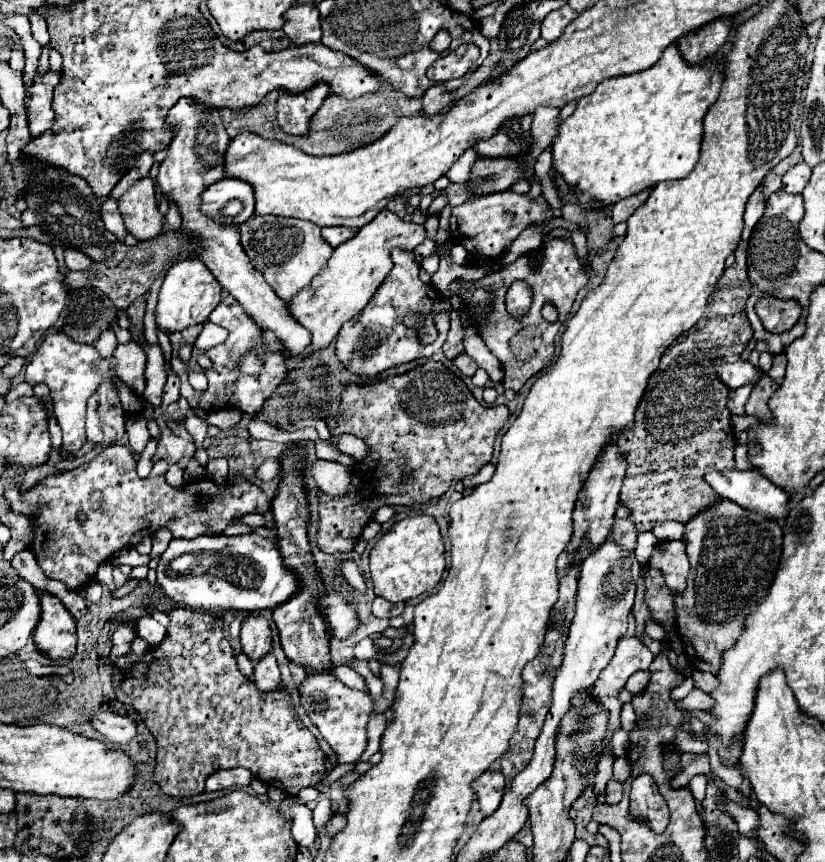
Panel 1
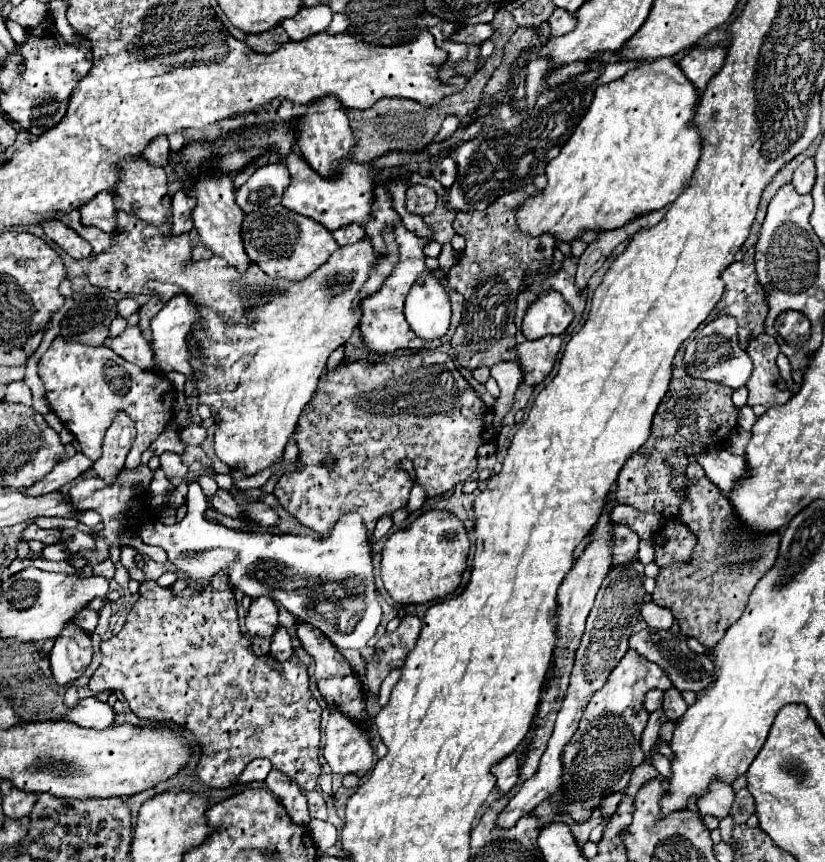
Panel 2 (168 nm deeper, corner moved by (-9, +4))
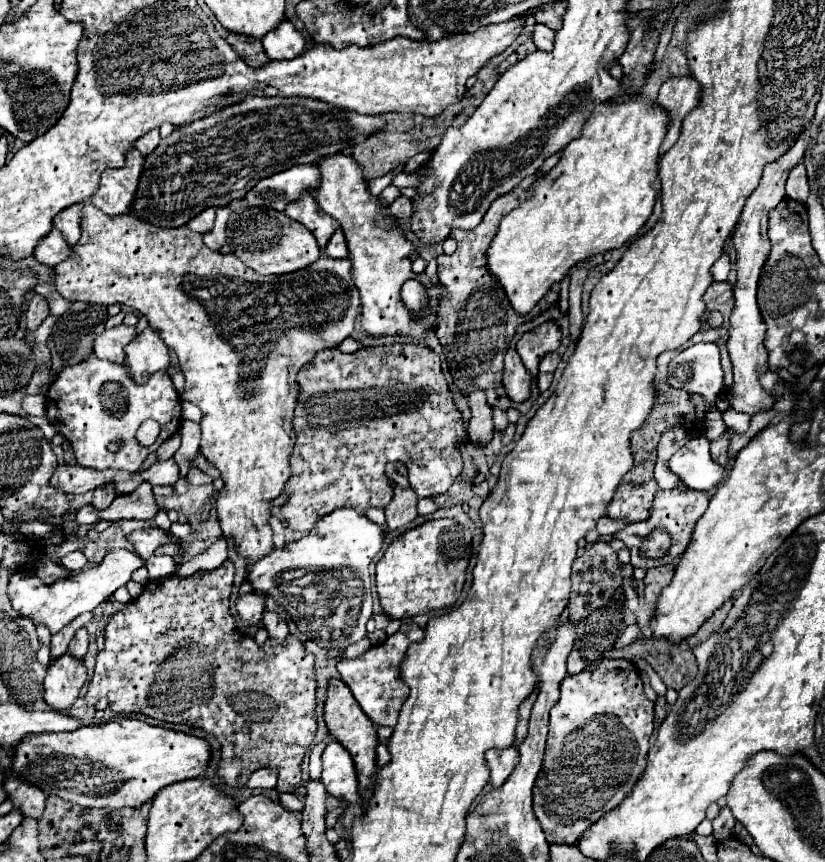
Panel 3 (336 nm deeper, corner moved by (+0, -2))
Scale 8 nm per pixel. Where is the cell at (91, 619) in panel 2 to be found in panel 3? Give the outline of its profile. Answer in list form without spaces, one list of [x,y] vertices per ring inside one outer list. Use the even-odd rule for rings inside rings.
[[[82,628],[82,630],[78,630],[76,636],[72,638],[72,642],[70,642],[70,646],[68,646],[68,654],[76,656],[76,658],[84,658],[86,650],[88,650],[88,634],[86,634],[86,628]]]

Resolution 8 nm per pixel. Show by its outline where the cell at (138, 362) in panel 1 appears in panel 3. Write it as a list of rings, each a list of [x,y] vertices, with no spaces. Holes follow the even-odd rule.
[[[116,326],[112,330],[104,330],[96,340],[94,340],[94,354],[98,358],[124,364],[124,346],[128,346],[136,338],[136,330],[130,326]]]

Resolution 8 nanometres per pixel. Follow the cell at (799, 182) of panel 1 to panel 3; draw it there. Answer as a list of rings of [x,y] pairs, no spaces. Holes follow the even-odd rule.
[[[802,162],[796,168],[792,168],[792,172],[786,180],[786,196],[790,200],[798,200],[798,202],[806,202],[806,198],[808,198],[808,178],[806,178],[806,170],[804,170]]]

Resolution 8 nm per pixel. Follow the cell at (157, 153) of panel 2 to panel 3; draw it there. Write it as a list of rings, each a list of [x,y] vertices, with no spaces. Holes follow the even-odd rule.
[[[152,130],[152,132],[144,134],[142,138],[138,138],[136,144],[134,144],[134,148],[136,148],[142,156],[148,156],[148,154],[154,152],[154,148],[158,146],[158,142],[160,142],[160,134],[158,134],[158,130]]]

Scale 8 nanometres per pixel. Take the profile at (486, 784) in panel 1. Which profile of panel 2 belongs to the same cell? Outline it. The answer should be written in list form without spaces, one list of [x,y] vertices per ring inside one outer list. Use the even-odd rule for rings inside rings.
[[[513,752],[507,758],[499,760],[491,768],[491,772],[497,778],[497,788],[501,790],[501,794],[507,794],[519,780],[519,758],[517,758],[517,752]]]

